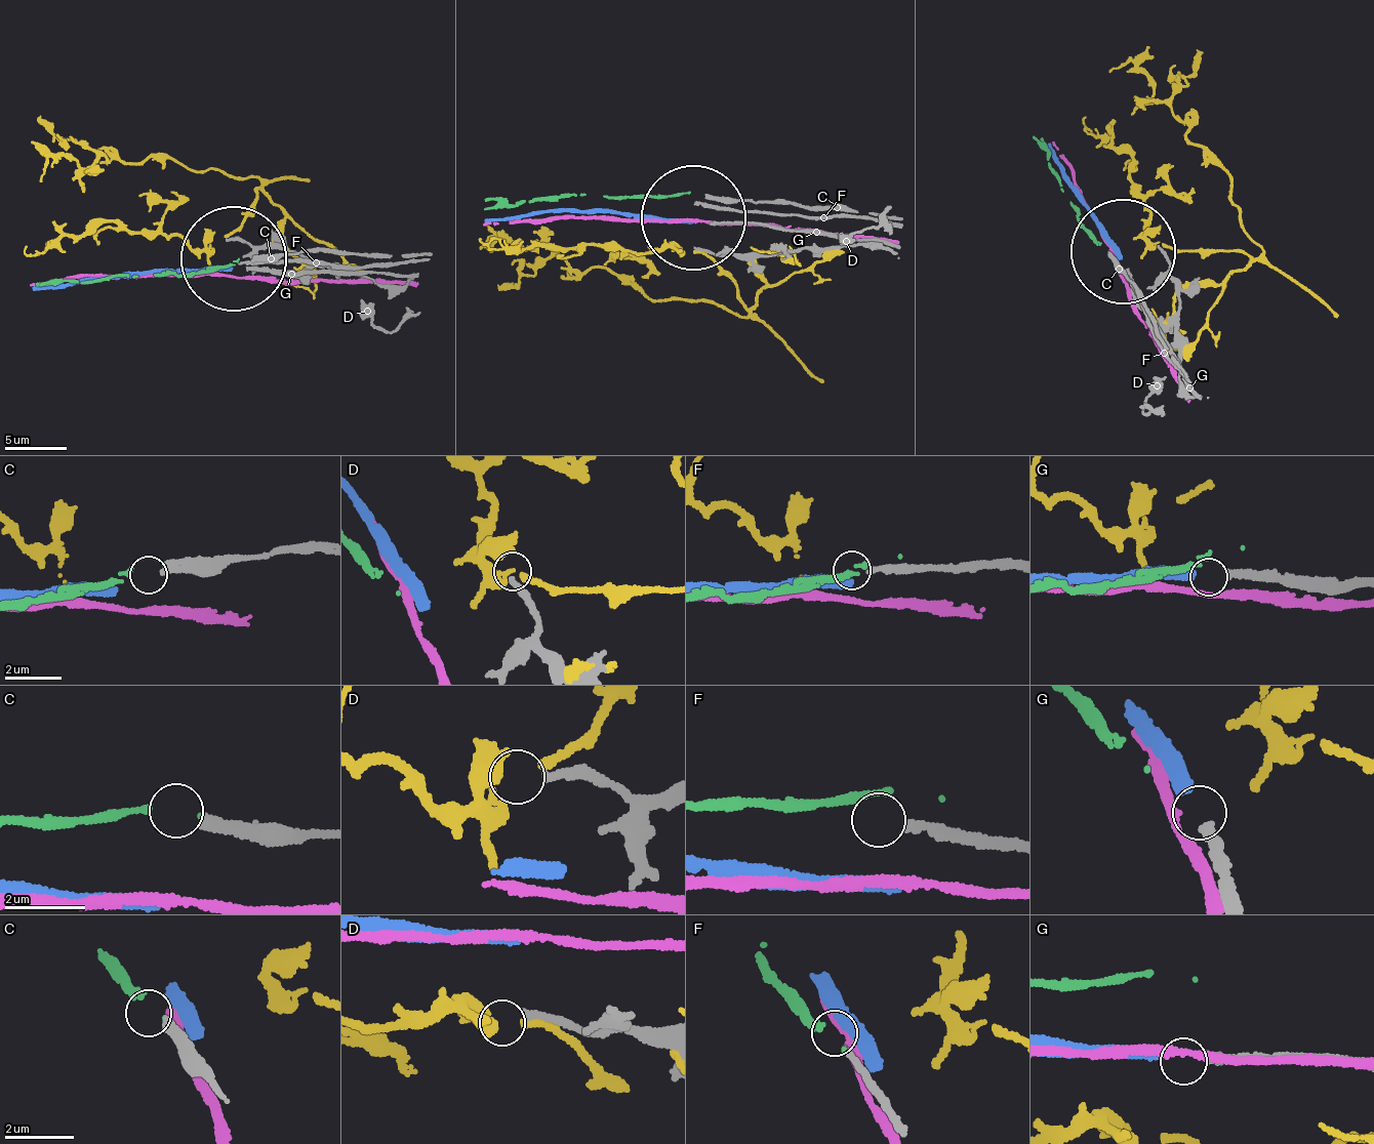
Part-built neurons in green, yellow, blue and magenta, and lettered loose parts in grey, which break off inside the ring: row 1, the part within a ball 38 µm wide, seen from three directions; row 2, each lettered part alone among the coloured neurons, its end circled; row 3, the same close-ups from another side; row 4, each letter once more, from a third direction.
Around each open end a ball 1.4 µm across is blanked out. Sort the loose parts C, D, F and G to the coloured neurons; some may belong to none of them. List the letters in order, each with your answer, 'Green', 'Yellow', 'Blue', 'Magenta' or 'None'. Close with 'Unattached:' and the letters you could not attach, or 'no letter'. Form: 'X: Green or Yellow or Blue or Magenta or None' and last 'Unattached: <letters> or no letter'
C: Green
D: None
F: None
G: Blue
Unattached: D, F

